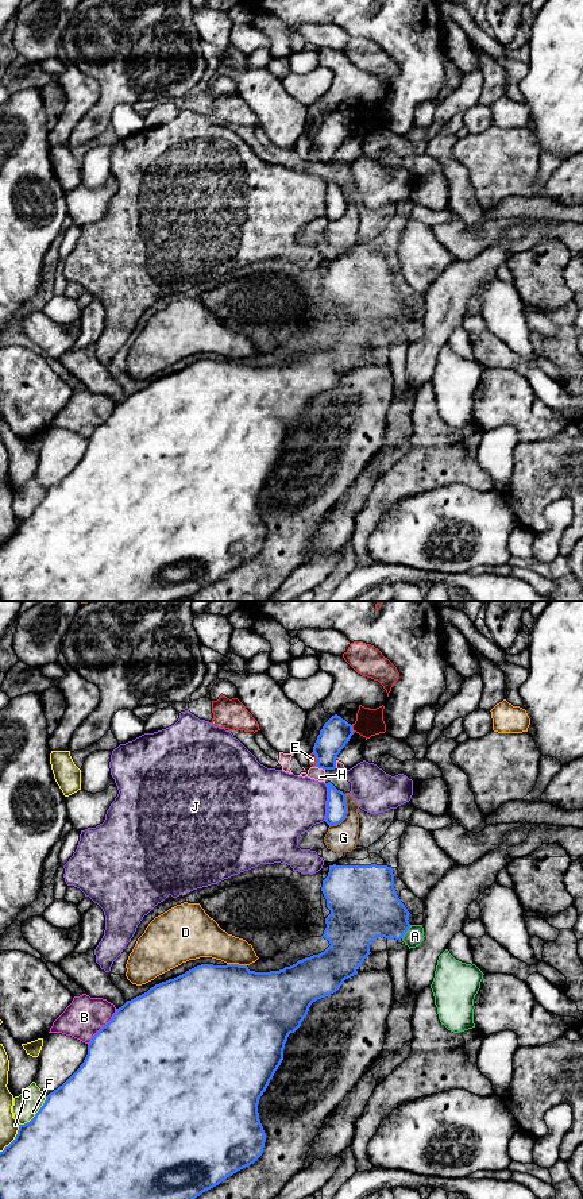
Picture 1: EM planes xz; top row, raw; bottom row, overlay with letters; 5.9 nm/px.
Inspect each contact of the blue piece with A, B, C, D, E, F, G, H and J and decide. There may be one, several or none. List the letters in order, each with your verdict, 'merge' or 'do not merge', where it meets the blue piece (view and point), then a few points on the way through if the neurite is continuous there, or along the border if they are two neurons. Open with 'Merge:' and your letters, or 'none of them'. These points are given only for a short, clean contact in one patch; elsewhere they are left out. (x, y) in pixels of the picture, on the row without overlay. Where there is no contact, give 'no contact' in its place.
Merge: A
A: merge | xz (406, 326) | across xz (371, 303), (406, 326), (414, 331)
B: do not merge | xz (101, 423)
C: do not merge | xz (15, 534)
D: do not merge | xz (236, 359)
E: do not merge | xz (351, 124) | along xz (351, 120), (354, 127)
F: do not merge | xz (37, 508)
G: do not merge | xz (346, 208)
H: do not merge | xz (320, 162)
J: do not merge | xz (327, 197)

